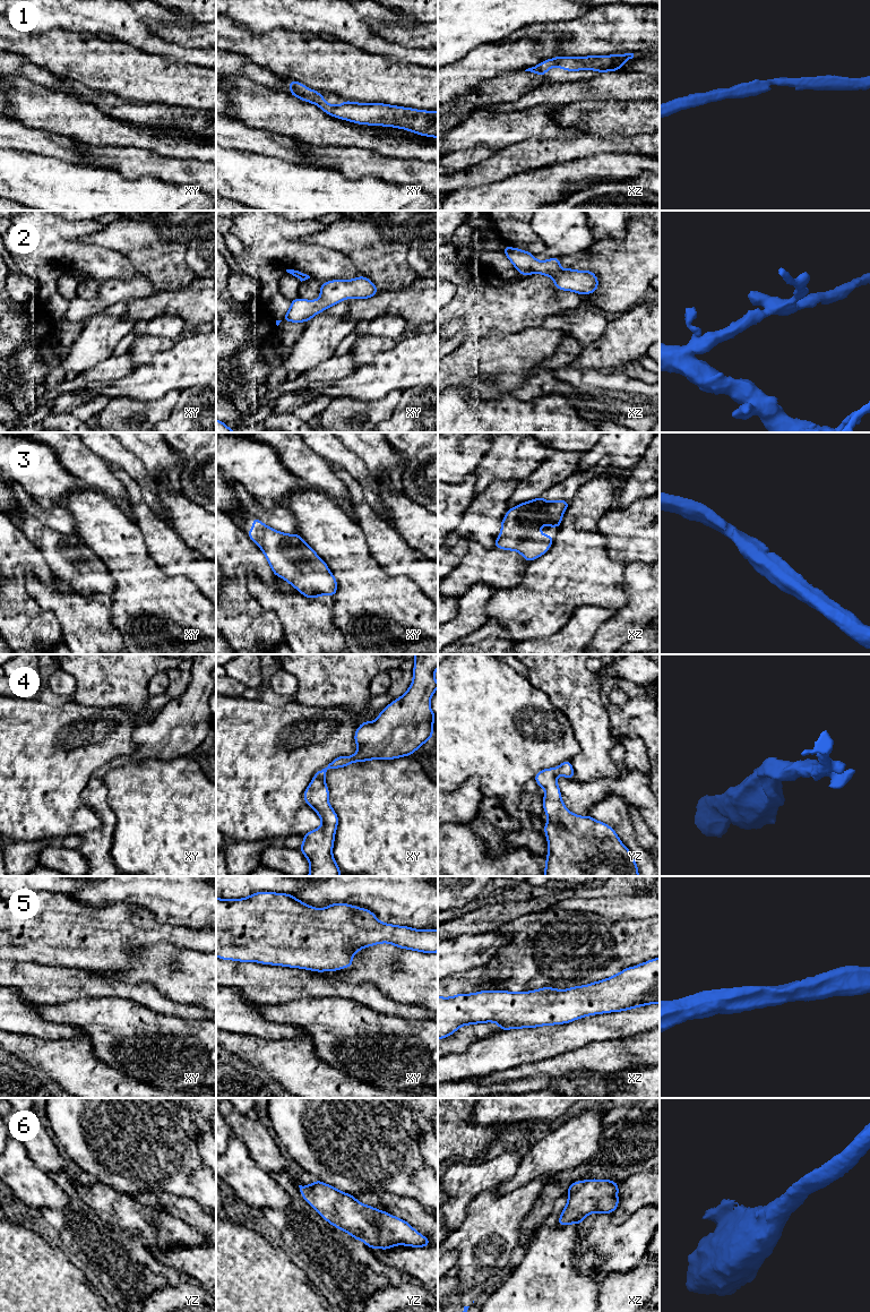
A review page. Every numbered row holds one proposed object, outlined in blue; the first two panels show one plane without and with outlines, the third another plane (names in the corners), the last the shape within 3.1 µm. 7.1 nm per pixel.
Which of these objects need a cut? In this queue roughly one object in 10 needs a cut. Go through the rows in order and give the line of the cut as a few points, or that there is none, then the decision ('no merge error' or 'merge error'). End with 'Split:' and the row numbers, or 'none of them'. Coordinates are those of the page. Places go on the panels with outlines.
1: cut none; no merge error
2: cut none; no merge error
3: cut none; no merge error
4: cut none; no merge error
5: cut none; no merge error
6: cut none; no merge error
Split: none of them

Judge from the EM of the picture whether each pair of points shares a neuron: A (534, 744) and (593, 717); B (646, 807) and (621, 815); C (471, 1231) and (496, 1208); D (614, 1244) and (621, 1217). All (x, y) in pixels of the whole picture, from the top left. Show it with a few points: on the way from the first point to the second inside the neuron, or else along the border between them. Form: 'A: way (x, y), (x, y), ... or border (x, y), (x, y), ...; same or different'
A: border (556, 705), (570, 723), (579, 747), (578, 753); different
B: border (601, 799), (610, 794), (616, 794), (627, 804); different
C: way (476, 1227), (490, 1214); same
D: border (639, 1208), (620, 1224), (614, 1224), (611, 1220); different

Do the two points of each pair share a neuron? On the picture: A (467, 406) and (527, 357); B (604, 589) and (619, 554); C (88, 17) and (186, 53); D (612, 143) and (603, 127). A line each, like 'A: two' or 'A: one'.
A: two
B: two
C: one
D: two

